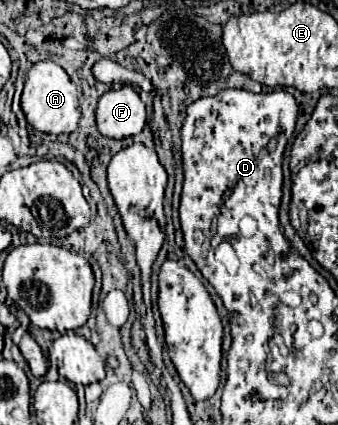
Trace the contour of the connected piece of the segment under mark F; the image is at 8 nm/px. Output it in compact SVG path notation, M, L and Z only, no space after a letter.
M131 86L111 88L97 102L97 128L107 138L129 138L145 126L145 104Z

